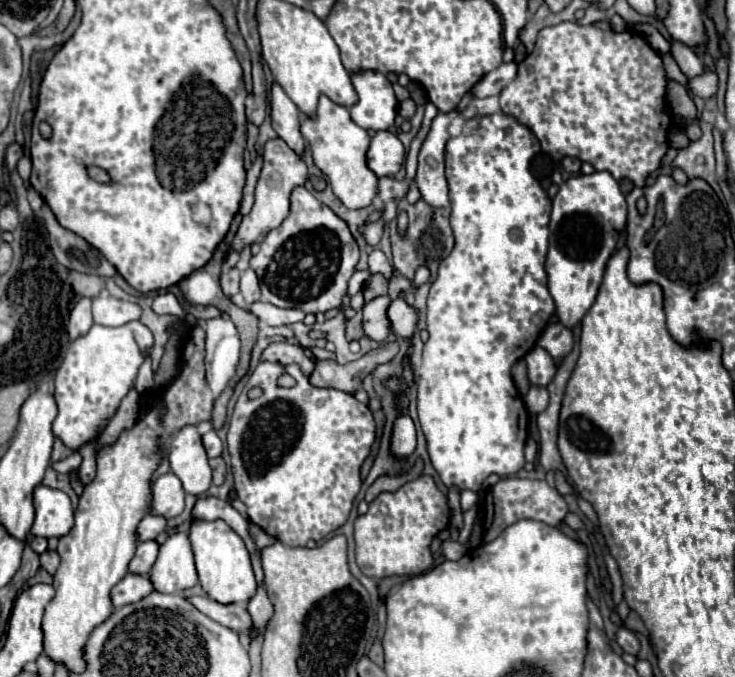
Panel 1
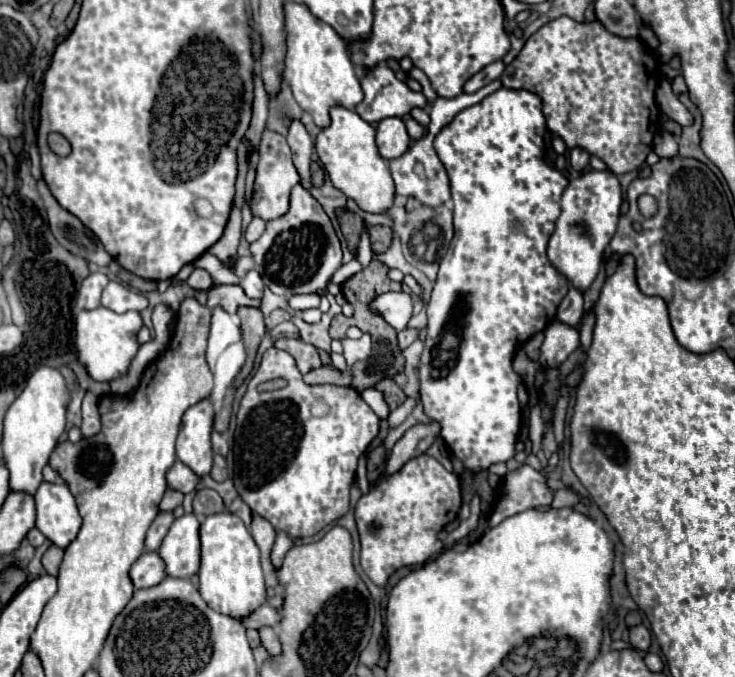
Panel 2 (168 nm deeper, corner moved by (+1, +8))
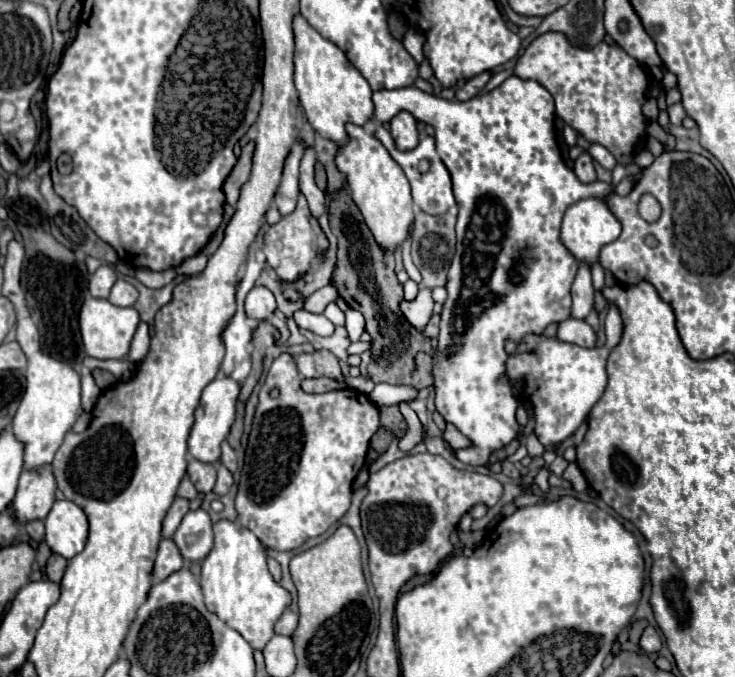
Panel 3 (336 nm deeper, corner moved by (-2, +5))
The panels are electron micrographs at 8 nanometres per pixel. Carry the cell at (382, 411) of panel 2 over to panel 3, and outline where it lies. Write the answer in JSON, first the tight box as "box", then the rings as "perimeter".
{"box":[370,383,418,407],"perimeter":[[[378,383],[374,391],[370,393],[370,401],[378,407],[382,405],[398,405],[402,401],[416,399],[418,389],[412,385],[390,385],[390,383]]]}

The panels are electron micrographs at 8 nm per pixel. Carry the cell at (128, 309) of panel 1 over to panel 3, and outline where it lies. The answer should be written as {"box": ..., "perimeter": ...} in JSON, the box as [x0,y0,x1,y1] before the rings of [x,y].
{"box":[108,279,138,307],"perimeter":[[[118,279],[116,285],[112,287],[110,291],[110,297],[108,301],[112,301],[114,305],[120,305],[120,307],[128,307],[128,305],[134,305],[138,299],[138,291],[132,283],[124,281],[124,279]]]}

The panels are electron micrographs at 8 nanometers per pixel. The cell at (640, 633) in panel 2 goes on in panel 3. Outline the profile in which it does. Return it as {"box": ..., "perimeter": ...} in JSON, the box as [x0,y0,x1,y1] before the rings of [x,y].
{"box":[640,625,662,653],"perimeter":[[[652,625],[644,629],[642,639],[640,639],[640,647],[642,647],[646,653],[656,653],[656,651],[660,651],[660,647],[662,647],[662,639],[660,639],[658,631],[656,631]]]}

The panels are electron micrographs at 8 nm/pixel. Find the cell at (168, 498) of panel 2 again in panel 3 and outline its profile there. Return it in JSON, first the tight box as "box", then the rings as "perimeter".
{"box":[178,475,198,499],"perimeter":[[[188,475],[182,479],[180,489],[178,489],[178,495],[180,495],[180,497],[186,497],[186,499],[194,499],[194,497],[198,495],[198,491],[196,491],[196,487],[194,487],[194,483],[190,481]]]}

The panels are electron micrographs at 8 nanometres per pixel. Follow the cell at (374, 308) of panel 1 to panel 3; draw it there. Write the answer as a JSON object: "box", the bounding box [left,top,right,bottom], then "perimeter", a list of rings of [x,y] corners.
{"box":[400,289,434,329],"perimeter":[[[420,289],[418,297],[410,303],[410,301],[402,301],[400,305],[404,317],[408,317],[408,321],[416,327],[416,329],[424,329],[426,323],[432,317],[434,311],[434,299],[432,299],[432,289]]]}

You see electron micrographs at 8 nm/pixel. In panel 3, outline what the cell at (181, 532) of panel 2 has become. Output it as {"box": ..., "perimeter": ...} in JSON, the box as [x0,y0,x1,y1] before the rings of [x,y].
{"box":[172,509,214,561],"perimeter":[[[204,509],[188,511],[172,539],[180,547],[180,553],[186,561],[202,561],[214,543],[210,515]]]}

